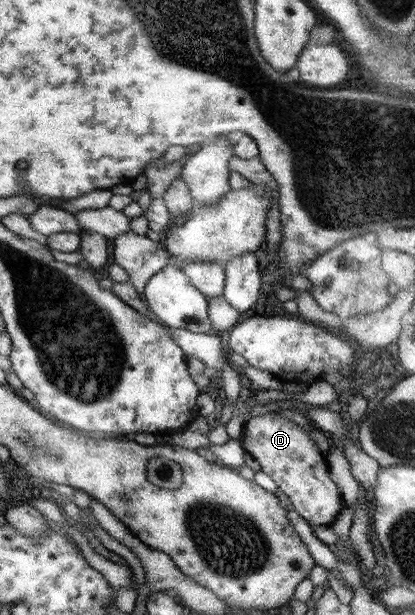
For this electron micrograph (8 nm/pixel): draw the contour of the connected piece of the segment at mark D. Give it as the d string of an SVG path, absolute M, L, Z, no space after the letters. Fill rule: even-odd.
M276 411L267 412L261 415L251 416L242 425L240 434L240 444L244 451L257 461L260 469L274 481L290 504L294 511L306 520L310 526L331 525L332 521L338 515L340 509L344 506L340 493L331 483L328 473L328 465L325 457L318 451L314 440L299 425L285 417L280 416Z

